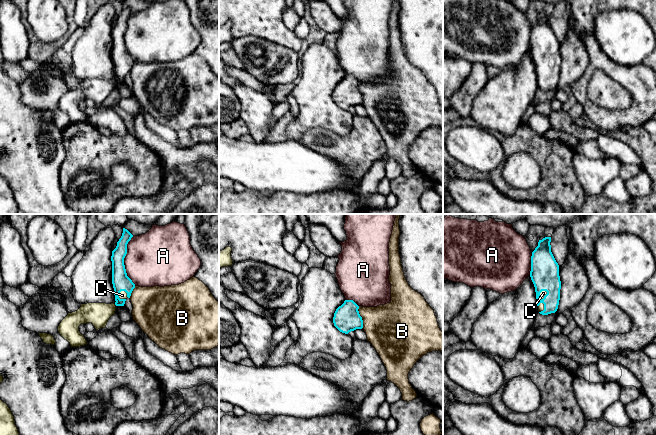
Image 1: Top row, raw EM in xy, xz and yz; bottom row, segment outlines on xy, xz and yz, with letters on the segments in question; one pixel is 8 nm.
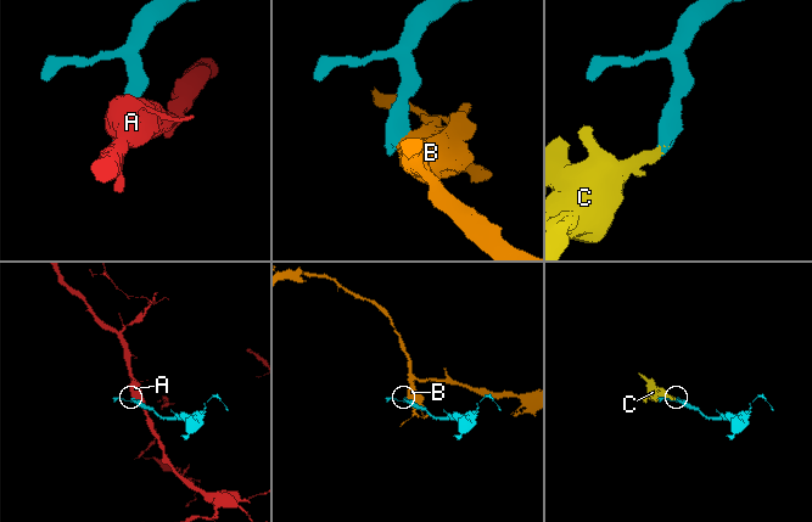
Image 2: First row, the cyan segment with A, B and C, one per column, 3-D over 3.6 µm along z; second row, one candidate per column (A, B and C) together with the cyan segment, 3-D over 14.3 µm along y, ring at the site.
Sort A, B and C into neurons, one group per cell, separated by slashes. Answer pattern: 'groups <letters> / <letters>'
groups A / B / C

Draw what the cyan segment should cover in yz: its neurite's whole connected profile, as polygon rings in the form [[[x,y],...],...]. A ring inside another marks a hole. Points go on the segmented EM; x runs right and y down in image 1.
[[[551,237],[539,240],[532,252],[530,277],[535,287],[538,312],[555,313],[560,300],[559,265],[551,252]]]

